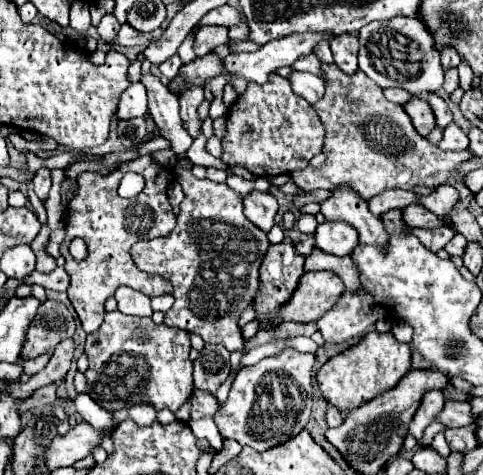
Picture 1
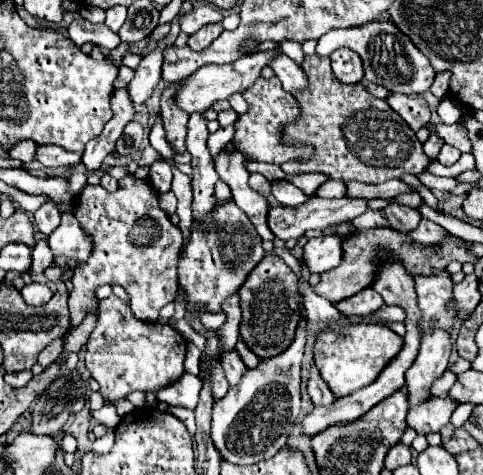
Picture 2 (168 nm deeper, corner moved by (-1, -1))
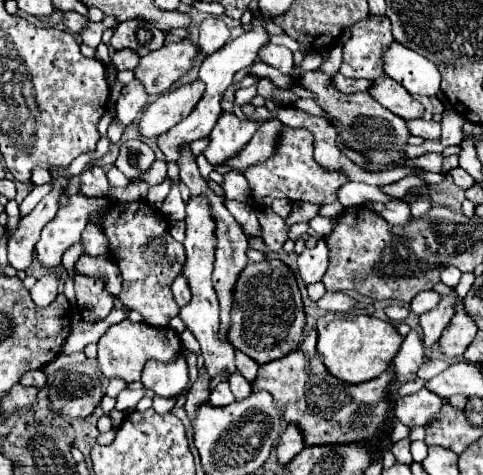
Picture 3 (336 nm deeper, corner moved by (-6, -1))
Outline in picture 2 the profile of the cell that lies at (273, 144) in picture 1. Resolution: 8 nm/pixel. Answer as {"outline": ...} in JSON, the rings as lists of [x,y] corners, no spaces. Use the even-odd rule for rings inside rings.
{"outline":[[[277,77],[271,79],[257,79],[249,89],[245,89],[243,97],[249,103],[249,111],[245,115],[241,115],[235,123],[237,131],[235,131],[235,147],[241,147],[241,153],[247,159],[253,161],[267,161],[267,163],[285,163],[285,161],[307,161],[313,155],[313,147],[307,145],[283,145],[281,143],[281,135],[283,135],[283,123],[289,123],[293,119],[297,119],[299,115],[299,107],[297,101],[293,99],[291,93],[283,91],[281,81]]]}

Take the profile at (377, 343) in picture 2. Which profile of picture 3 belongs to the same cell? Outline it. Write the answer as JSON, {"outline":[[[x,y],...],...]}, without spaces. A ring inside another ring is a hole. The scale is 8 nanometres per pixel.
{"outline":[[[328,313],[318,319],[318,353],[328,373],[344,383],[366,383],[382,375],[388,369],[398,347],[404,337],[396,331],[396,327],[378,317],[360,315],[360,317],[344,317],[336,313]]]}

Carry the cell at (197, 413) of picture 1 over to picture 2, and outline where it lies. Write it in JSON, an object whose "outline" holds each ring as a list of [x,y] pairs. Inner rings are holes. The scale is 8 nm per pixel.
{"outline":[[[183,373],[177,381],[169,383],[161,391],[155,393],[155,397],[167,405],[177,405],[177,407],[187,407],[193,409],[197,405],[201,391],[201,379],[191,373]]]}

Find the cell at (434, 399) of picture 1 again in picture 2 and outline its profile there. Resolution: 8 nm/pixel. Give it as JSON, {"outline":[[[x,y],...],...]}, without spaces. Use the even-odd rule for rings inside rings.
{"outline":[[[435,327],[433,331],[423,333],[421,349],[415,363],[407,369],[407,391],[409,391],[409,405],[423,403],[429,399],[431,383],[443,375],[449,365],[451,355],[451,341],[445,329]]]}

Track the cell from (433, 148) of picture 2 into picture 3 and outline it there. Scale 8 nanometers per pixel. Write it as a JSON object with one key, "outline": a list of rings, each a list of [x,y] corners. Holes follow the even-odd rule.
{"outline":[[[424,153],[416,159],[412,159],[410,165],[418,165],[418,167],[424,167],[426,171],[442,173],[442,153]]]}

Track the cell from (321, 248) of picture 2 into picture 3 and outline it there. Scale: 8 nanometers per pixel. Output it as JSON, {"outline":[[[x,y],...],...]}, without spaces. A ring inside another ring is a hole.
{"outline":[[[320,239],[312,249],[304,249],[304,253],[298,255],[298,273],[306,285],[320,281],[328,271],[328,267],[330,267],[330,249],[326,247],[324,239]]]}

